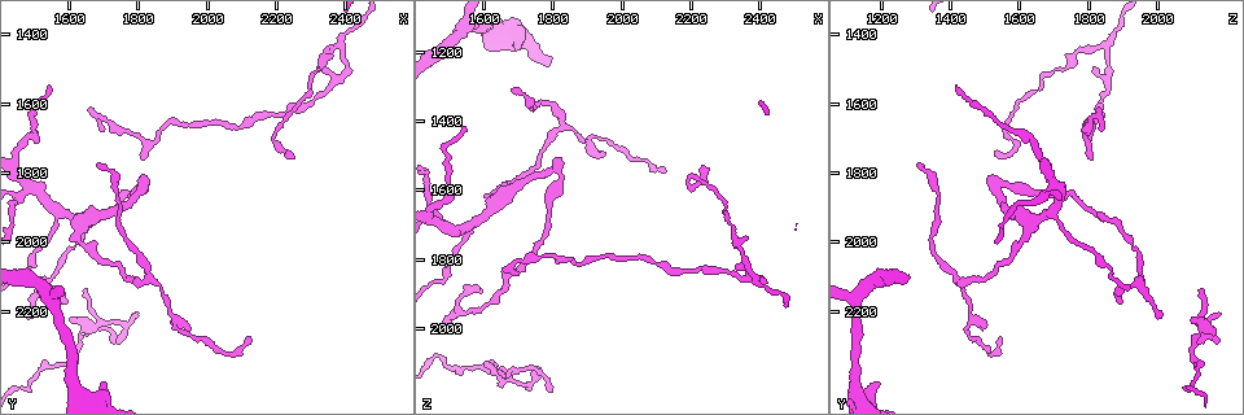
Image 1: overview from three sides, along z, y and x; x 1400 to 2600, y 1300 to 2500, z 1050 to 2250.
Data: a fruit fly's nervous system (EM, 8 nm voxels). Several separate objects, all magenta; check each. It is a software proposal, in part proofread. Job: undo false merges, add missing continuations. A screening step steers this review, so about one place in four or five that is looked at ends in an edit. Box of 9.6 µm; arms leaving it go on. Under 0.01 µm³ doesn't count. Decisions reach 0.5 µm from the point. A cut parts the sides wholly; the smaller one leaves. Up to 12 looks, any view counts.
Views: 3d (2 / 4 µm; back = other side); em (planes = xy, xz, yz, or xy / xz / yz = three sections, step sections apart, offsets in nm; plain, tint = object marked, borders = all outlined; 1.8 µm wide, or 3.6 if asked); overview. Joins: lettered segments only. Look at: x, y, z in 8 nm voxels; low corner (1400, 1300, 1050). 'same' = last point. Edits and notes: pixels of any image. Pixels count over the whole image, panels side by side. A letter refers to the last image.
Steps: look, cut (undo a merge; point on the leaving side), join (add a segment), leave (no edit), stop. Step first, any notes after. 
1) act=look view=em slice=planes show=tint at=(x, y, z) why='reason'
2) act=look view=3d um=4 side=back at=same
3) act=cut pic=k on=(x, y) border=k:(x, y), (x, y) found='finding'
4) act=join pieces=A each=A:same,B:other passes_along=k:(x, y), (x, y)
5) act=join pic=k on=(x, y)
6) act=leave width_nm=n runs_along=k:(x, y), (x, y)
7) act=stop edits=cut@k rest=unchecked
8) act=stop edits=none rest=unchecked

act=look view=em slice=planes show=borders at=(2240, 1740, 1540) why='thin end'

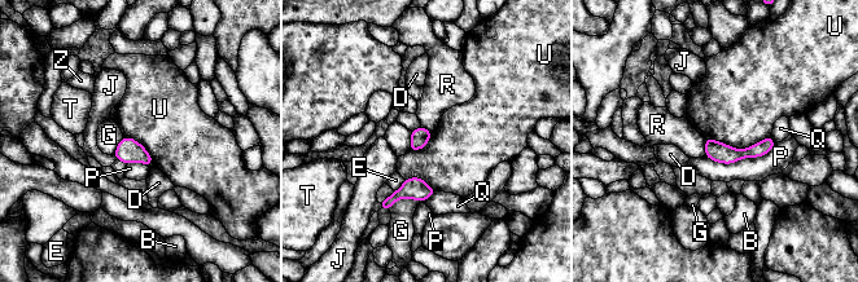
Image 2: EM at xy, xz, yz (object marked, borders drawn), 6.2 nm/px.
act=leave width_nm=120 longest_contact=P:440nm each=B:other,D:other,E:other,G:other,J:other,P:other,Q:other,R:other,T:other,U:other,Z:other found='no lettered segment goes on from it'

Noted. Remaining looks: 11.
act=look view=3d um=2 at=(1840, 2110, 1410) why='three arms meet'

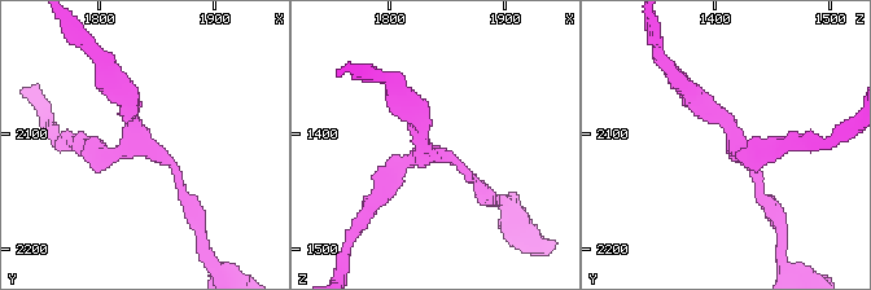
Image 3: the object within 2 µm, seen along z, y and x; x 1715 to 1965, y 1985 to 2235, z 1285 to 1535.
act=look view=em um=3.6 slice=planes show=borders at=(1830, 2112, 1420) arms=3

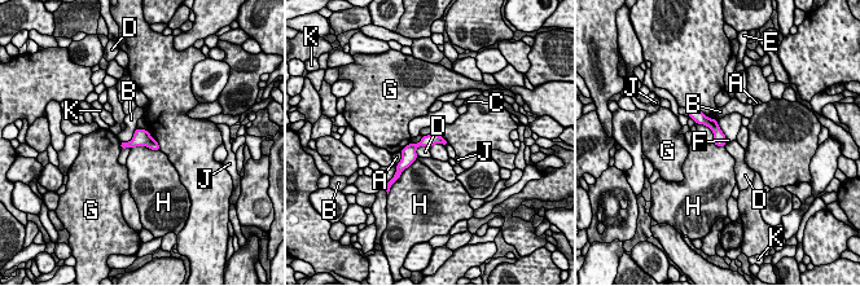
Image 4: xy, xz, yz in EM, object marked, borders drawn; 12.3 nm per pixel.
act=leave width_nm=140 each=A:other,B:other,C:other,D:other,E:other,F:other,G:other,H:other,J:other,K:other found='continuous, no second neuron'

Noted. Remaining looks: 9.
act=look view=3d um=2 at=(1480, 2220, 2000) why='branch stops here'

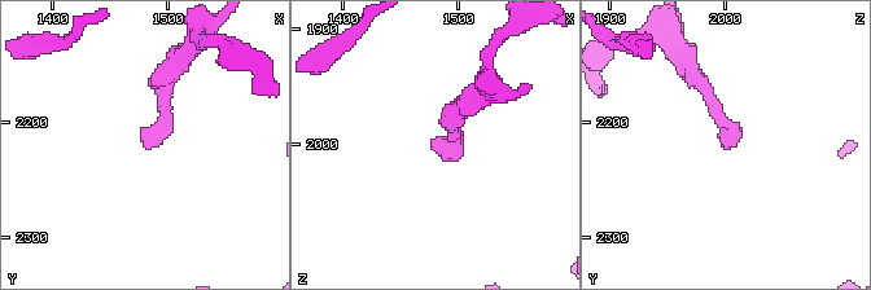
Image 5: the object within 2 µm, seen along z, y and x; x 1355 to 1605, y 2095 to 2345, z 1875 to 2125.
act=look view=em slice=planes show=borders at=(1482, 2220, 2008) why='shape alone is not enough'

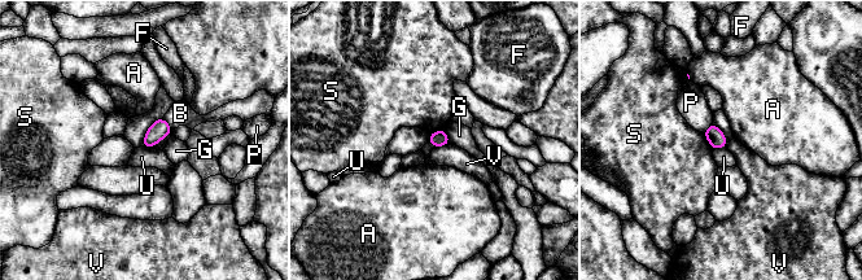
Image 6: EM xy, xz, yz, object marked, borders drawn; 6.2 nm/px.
act=leave each=A:other,B:other,F:other,G:other,P:other,S:other,U:other,V:other border=6:(726, 145), (714, 149) found='no lettered segment goes on from it'

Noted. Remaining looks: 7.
act=look view=em slice=yz step=16 show=tint at=(1820, 1830, 1550) why='sharp bend'

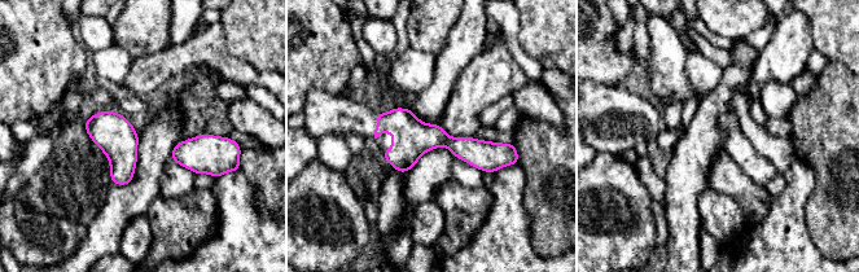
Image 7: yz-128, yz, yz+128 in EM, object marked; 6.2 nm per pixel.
act=look view=em slice=planes show=borders at=same why='another direction'

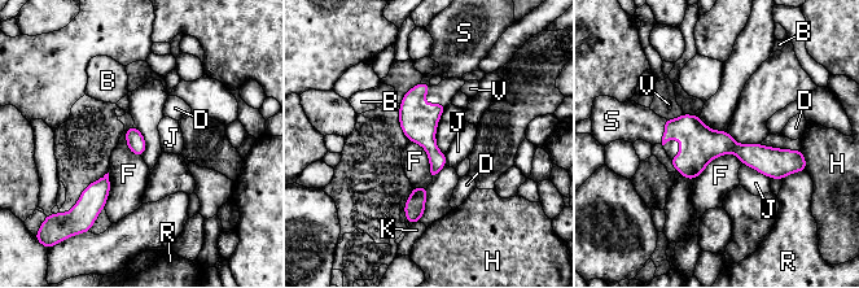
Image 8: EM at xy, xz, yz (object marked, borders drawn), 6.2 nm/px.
act=join pieces=S width_nm=110 each=B:other,D:other,F:other,H:other,J:other,K:other,R:other,S:same,V:other passes_along=8:(698, 144), (665, 131), (629, 121) found='the neuron continues'

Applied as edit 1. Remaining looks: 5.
act=look view=3d um=2 side=back at=(1830, 1720, 1800) why='sharp bend'

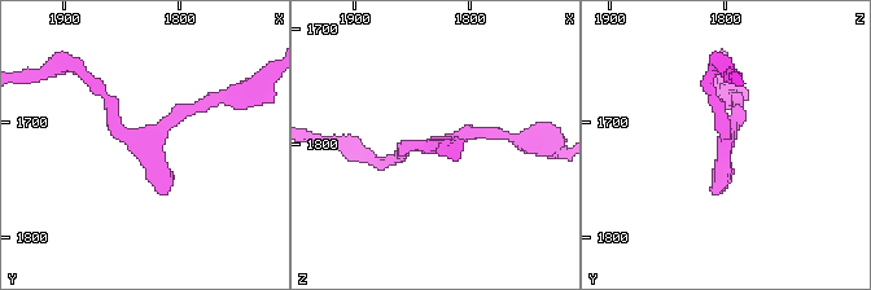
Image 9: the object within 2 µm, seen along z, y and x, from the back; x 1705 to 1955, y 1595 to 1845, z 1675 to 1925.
act=look view=em slice=planes show=tint at=(1830, 1720, 1802) why='now the EM'

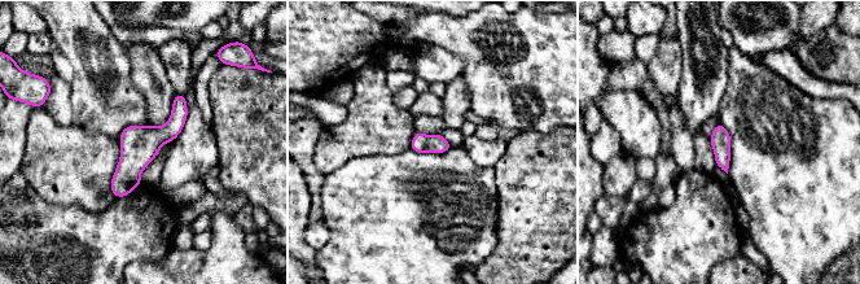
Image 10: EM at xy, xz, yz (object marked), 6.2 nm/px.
act=look view=em slice=planes show=borders at=same why='see the neighbours'

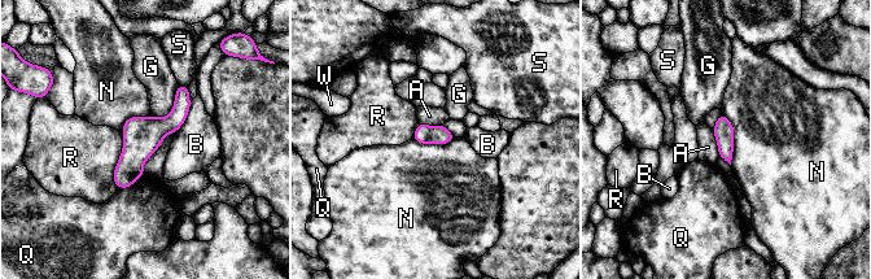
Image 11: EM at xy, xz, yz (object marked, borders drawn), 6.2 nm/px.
act=leave width_nm=120 each=A:other,B:other,G:other,N:other,Q:other,R:other,S:other,W:other border=11:(722, 113), (732, 126), (731, 164) found='one neuron here'

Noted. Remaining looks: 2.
act=stop edits=join@8 rest=unchecked

